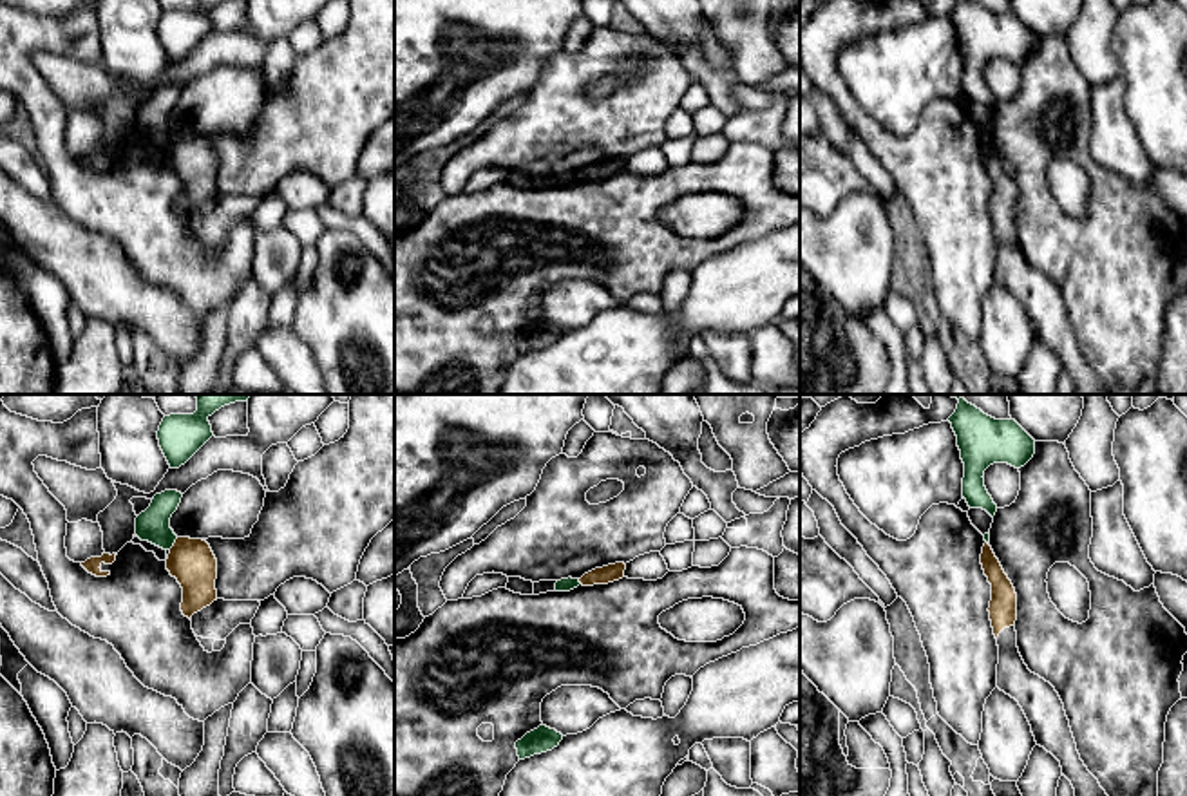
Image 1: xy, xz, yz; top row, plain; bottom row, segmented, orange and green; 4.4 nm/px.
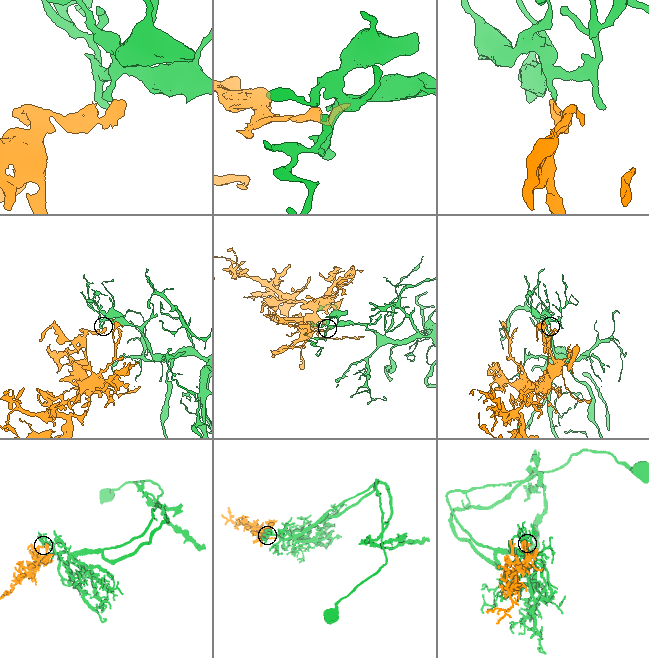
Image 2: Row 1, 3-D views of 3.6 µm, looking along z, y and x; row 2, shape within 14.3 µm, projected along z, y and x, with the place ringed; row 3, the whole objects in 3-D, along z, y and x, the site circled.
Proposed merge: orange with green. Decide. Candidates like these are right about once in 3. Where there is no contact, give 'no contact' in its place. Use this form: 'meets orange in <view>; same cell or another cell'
meets orange in xy; another cell

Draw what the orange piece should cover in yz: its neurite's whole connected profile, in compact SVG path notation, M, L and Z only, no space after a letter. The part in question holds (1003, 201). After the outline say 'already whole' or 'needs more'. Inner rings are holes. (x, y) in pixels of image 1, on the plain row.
M988 137L983 141L981 159L988 177L992 179L992 195L988 206L993 230L997 233L1004 223L1015 221L1017 188Z; already whole

